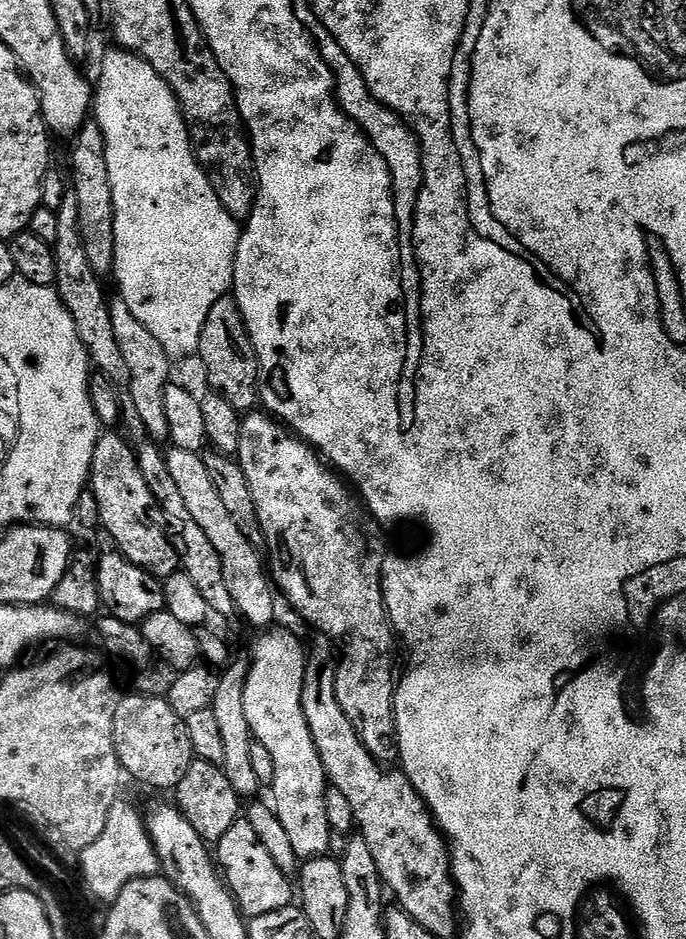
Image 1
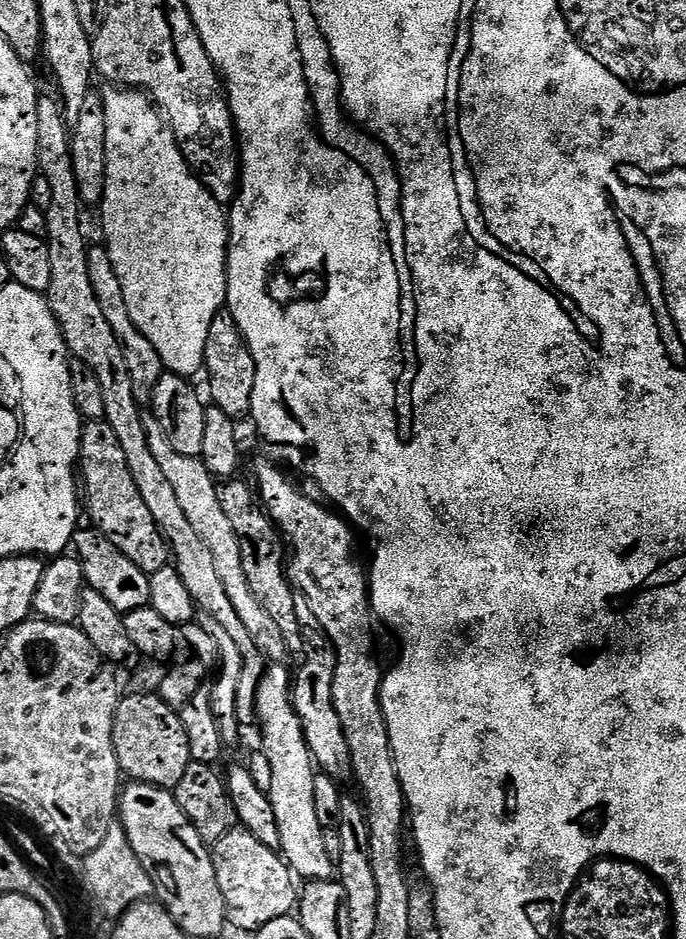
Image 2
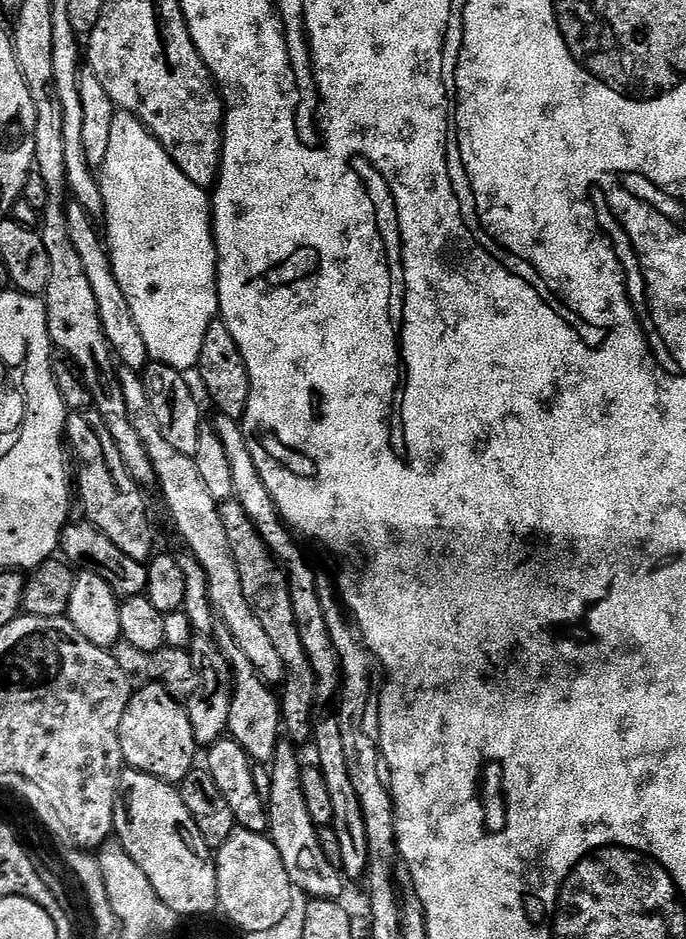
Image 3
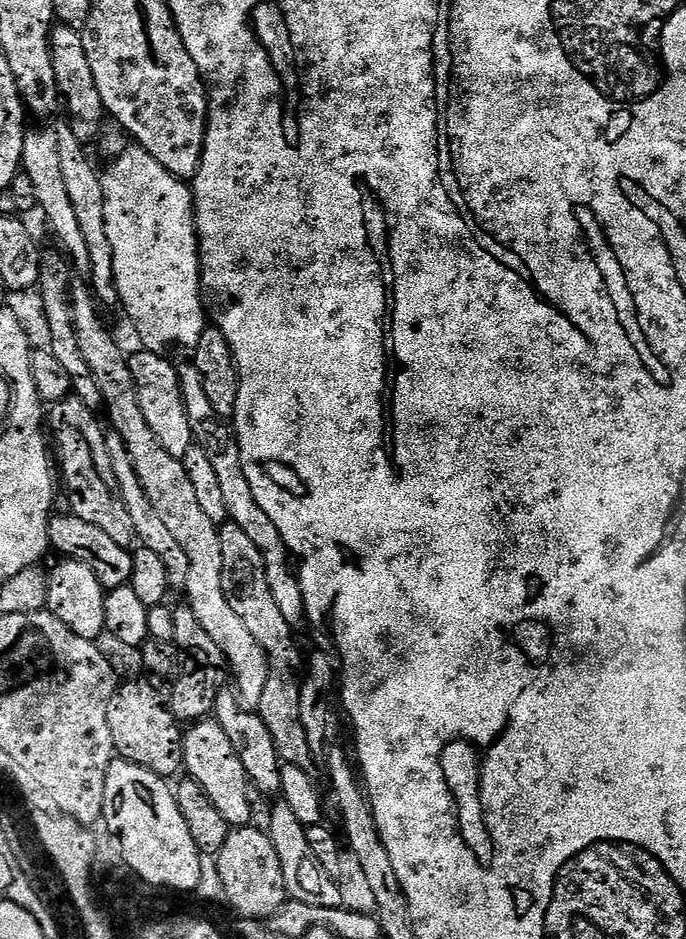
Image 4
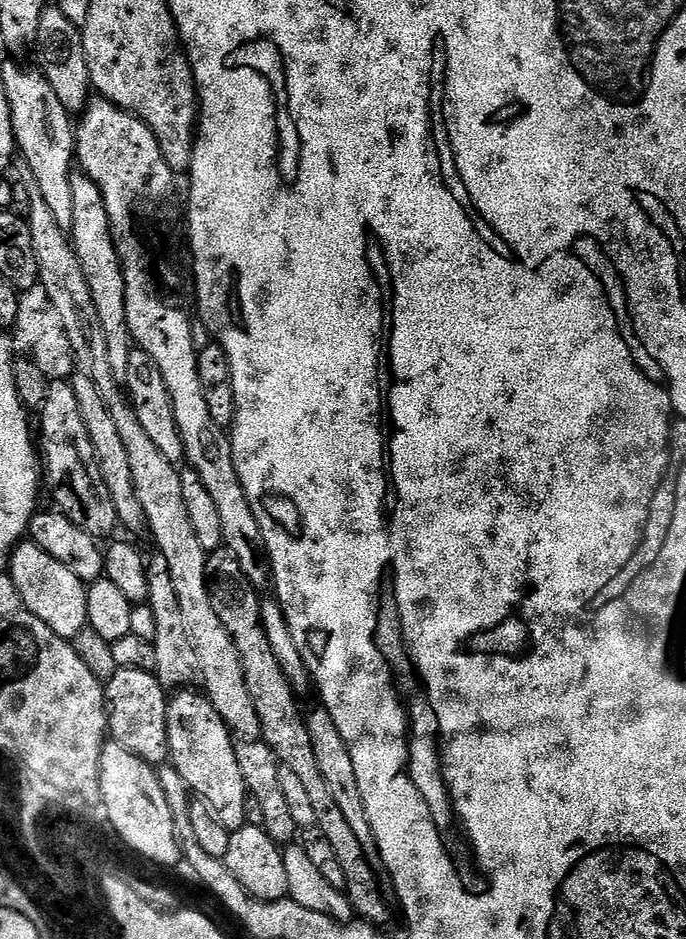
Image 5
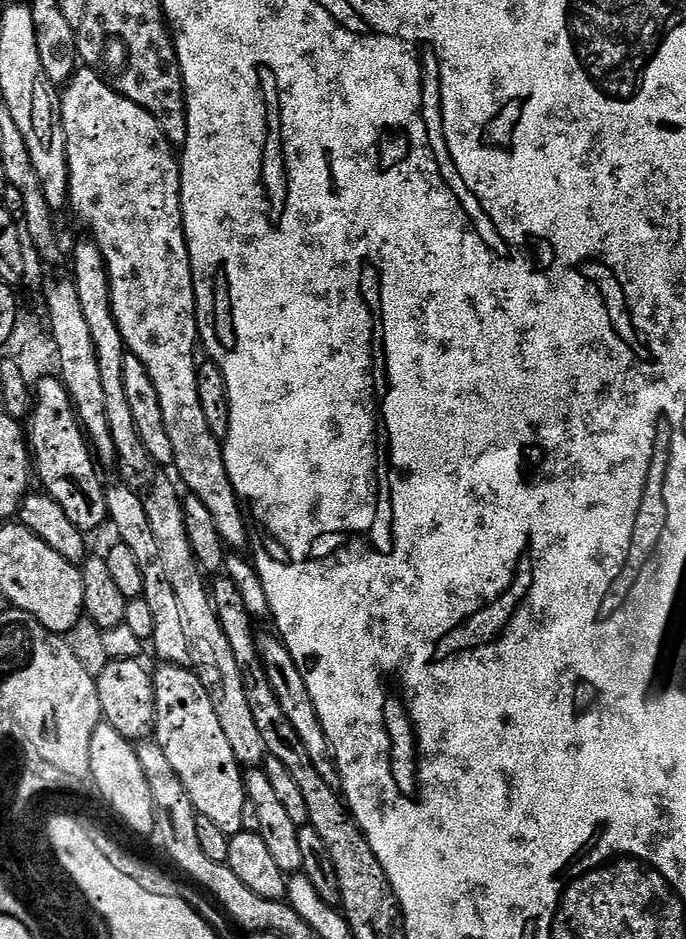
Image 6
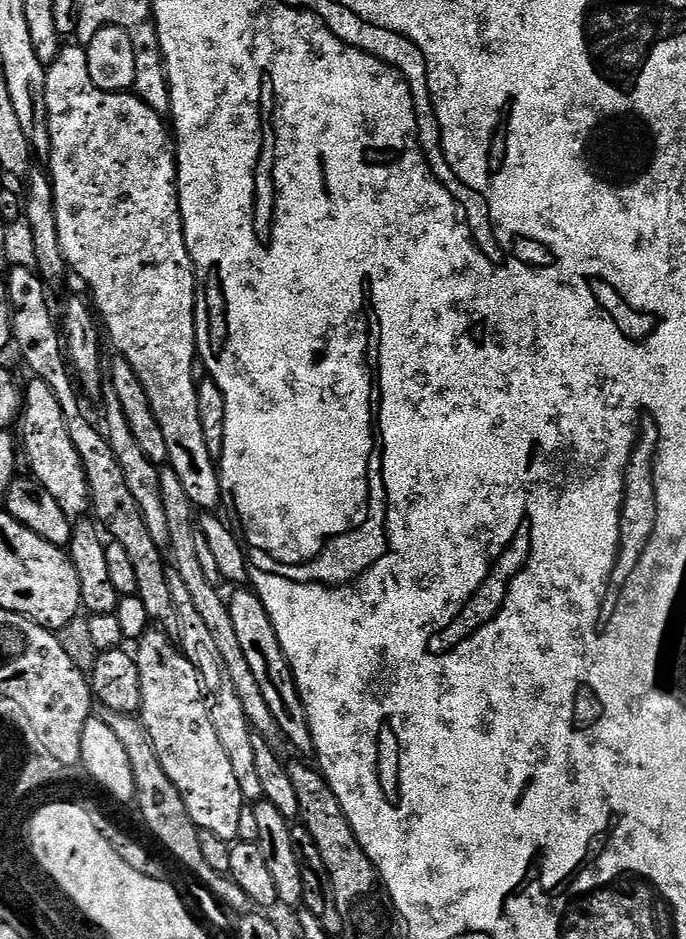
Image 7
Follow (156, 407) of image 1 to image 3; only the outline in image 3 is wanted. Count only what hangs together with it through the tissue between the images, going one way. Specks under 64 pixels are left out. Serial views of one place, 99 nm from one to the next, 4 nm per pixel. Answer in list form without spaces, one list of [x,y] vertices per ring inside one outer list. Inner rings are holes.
[[[72,202],[67,205],[66,211],[70,242],[74,242],[74,250],[78,250],[78,258],[82,258],[82,270],[86,270],[86,279],[90,282],[90,290],[94,292],[98,318],[102,318],[102,330],[106,334],[108,344],[112,347],[113,357],[125,368],[143,370],[150,363],[146,342],[142,342],[142,334],[138,334],[138,326],[134,326],[134,314],[130,314],[126,294],[122,294],[122,286],[118,286],[118,278],[114,278],[112,258],[108,255],[105,241],[99,231],[96,233],[92,229],[94,222],[86,209]]]

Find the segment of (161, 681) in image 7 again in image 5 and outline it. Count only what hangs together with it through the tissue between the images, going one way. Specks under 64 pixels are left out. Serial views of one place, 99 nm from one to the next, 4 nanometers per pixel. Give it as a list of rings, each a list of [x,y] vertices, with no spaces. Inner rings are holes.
[[[180,692],[169,699],[168,754],[170,764],[178,770],[178,774],[182,774],[189,789],[215,812],[222,826],[230,830],[243,828],[246,823],[244,811],[250,808],[250,797],[242,778],[242,770],[238,770],[234,736],[224,725],[224,720],[218,714],[218,710],[214,710],[212,700],[207,695],[204,696],[199,696],[196,692]]]

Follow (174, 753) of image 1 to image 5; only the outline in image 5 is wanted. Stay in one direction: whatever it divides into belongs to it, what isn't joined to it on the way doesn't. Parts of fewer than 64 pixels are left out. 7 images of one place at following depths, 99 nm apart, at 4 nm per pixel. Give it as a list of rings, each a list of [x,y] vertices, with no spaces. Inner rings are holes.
[[[144,666],[117,667],[107,677],[104,699],[108,709],[108,732],[111,739],[126,750],[130,750],[130,754],[142,758],[147,764],[160,766],[169,759],[168,701],[170,696],[169,693],[164,693],[164,688],[160,685],[161,677],[155,671],[147,672],[146,669],[147,667]]]

